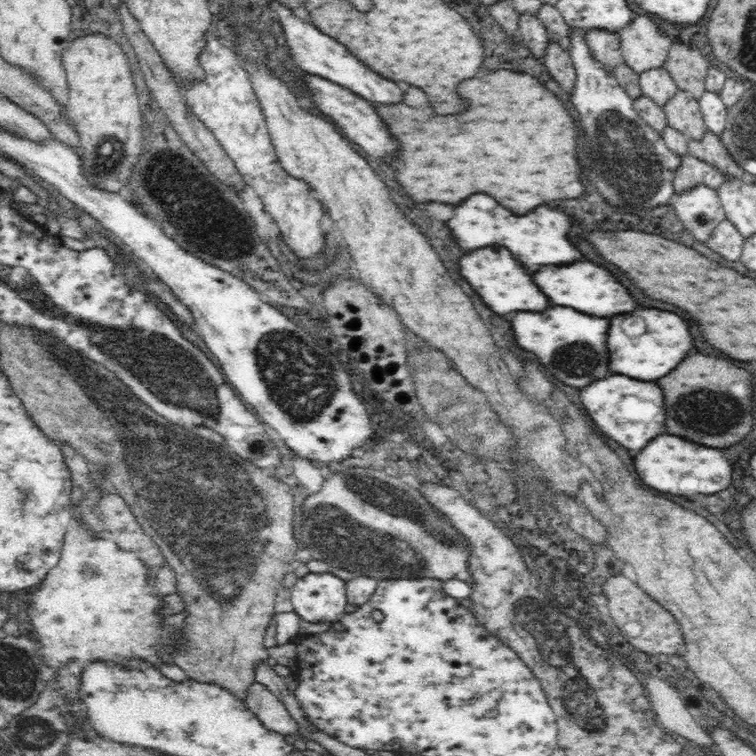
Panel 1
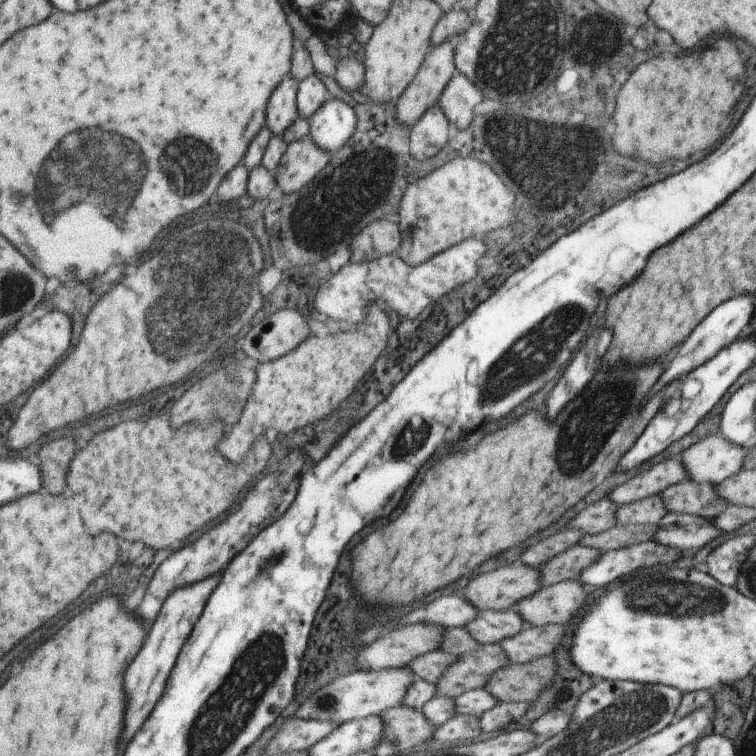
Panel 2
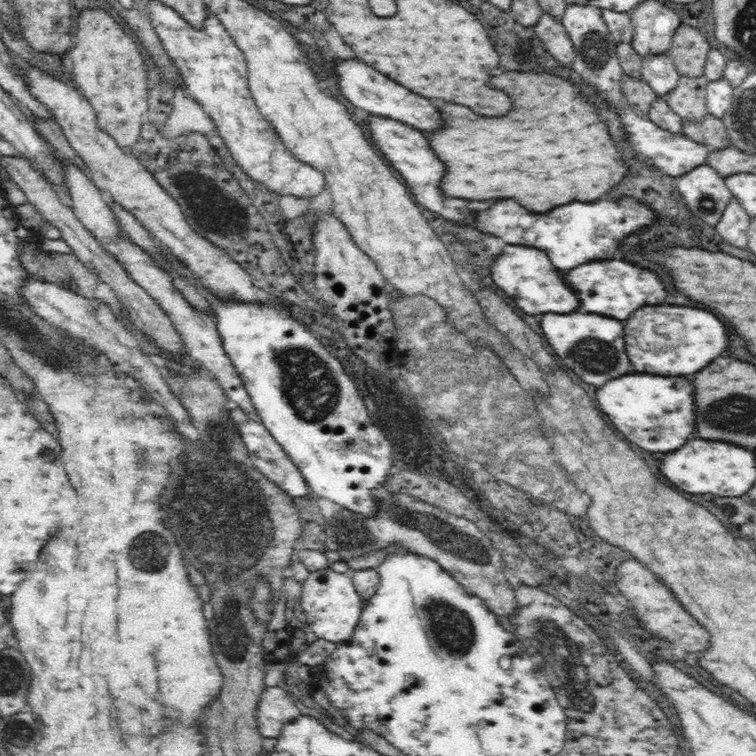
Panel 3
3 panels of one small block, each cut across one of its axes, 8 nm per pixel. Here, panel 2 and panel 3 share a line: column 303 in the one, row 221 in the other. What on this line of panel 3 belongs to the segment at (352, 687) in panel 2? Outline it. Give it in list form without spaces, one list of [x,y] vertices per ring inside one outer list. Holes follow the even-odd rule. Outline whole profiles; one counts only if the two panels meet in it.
[[[706,163],[687,173],[678,178],[677,184],[685,204],[702,222],[715,226],[733,197],[725,178]]]

